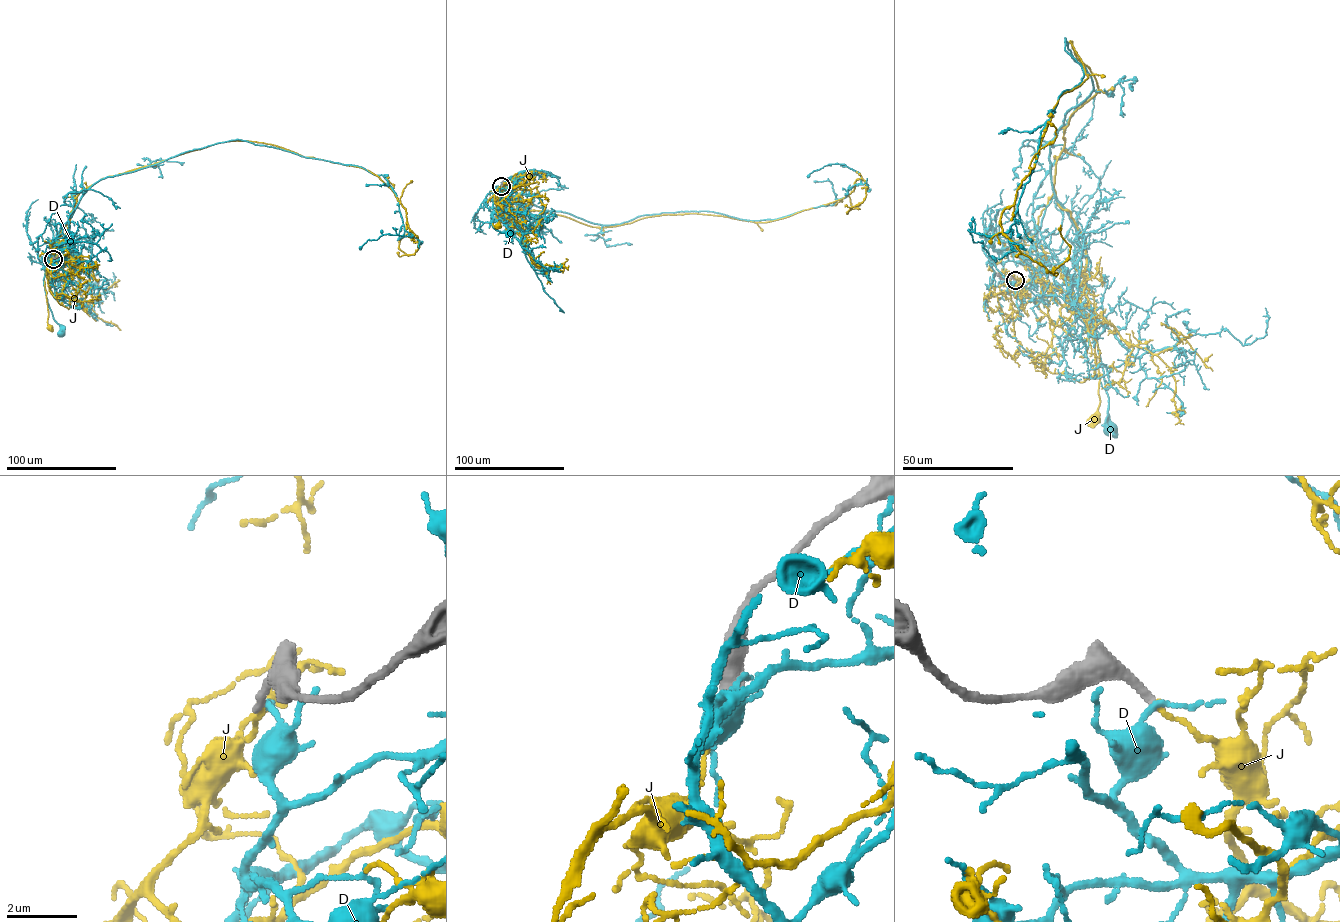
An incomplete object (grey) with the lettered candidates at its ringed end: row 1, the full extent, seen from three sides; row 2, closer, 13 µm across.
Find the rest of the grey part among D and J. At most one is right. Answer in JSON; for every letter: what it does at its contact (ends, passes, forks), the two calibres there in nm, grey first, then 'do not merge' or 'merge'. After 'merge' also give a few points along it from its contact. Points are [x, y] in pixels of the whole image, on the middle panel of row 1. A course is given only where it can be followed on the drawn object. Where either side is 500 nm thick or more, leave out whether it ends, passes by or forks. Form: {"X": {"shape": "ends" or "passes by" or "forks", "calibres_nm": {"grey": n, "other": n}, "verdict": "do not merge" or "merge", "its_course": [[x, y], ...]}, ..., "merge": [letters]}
{"D": {"shape": "passes by", "calibres_nm": {"grey": 240, "other": 130}, "verdict": "do not merge"}, "J": {"shape": "ends", "calibres_nm": {"grey": 240, "other": 130}, "verdict": "do not merge"}, "merge": []}

